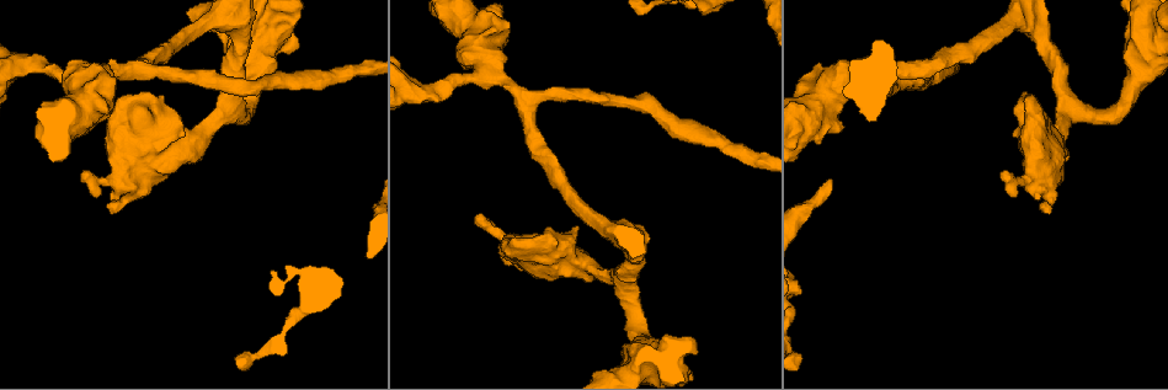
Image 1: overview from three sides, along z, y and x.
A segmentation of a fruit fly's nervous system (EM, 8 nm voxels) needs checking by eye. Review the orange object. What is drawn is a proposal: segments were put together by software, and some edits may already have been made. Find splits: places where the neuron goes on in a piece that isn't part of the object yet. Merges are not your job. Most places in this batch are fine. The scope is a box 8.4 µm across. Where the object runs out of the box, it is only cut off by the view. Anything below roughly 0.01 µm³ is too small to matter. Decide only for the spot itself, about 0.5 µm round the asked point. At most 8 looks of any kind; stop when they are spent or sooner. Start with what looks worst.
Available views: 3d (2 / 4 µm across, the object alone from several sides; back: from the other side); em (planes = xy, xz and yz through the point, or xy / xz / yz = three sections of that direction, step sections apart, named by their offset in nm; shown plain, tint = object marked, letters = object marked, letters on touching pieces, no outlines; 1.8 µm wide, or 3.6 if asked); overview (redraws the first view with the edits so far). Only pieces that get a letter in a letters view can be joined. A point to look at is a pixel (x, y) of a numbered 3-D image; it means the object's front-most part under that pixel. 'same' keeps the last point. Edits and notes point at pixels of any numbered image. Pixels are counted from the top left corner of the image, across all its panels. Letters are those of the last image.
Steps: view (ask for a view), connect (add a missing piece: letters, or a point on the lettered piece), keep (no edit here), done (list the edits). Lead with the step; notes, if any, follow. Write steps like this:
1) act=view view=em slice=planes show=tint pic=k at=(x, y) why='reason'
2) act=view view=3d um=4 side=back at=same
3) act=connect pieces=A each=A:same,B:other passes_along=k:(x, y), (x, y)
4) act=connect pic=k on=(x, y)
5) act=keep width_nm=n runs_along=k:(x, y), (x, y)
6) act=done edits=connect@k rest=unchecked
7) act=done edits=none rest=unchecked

act=view view=em um=3.6 slice=planes show=letters pic=1 at=(266, 33) why='thick turns thin'

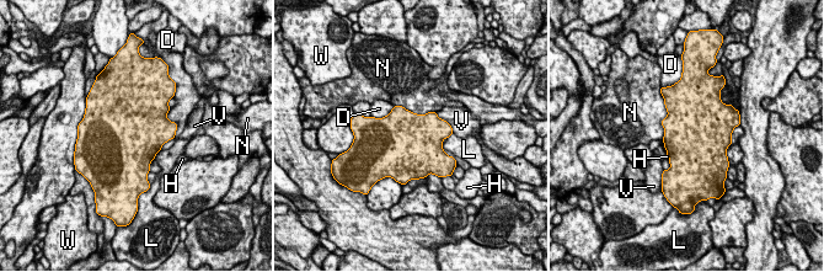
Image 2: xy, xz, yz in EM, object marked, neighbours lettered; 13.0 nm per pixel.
act=keep width_nm=900 each=D:other,H:other,L:other,N:other,V:other,W:other border=2:(664, 99), (662, 139) found='none of them fits'

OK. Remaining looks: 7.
act=view view=em slice=planes show=tint pic=1 at=(107, 69) why='a fork'

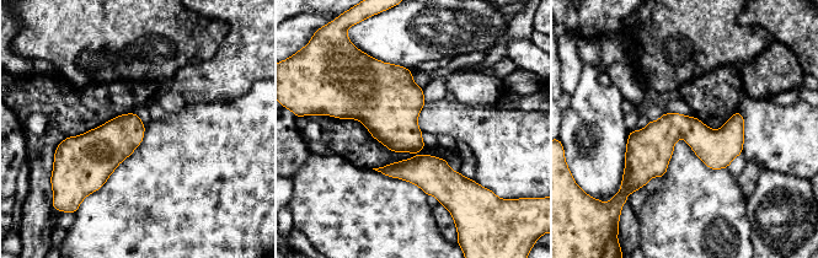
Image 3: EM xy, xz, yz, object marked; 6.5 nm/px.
act=view view=em slice=planes show=letters at=same why='see the neighbours'

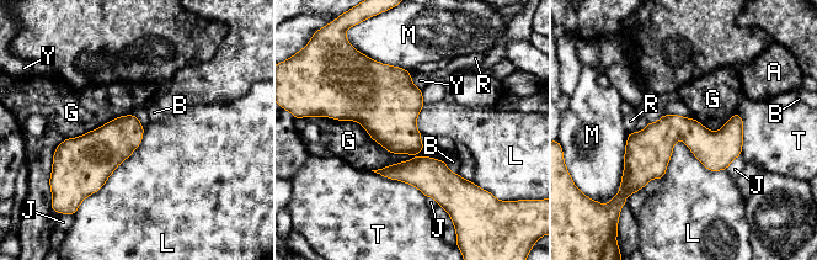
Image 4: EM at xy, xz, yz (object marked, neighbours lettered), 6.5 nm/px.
act=keep each=A:other,B:other,G:other,J:other,L:other,M:other,R:other,T:other,Y:other found='no lettered piece goes on from it'

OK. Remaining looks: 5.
act=view view=3d um=2 pic=1 at=(519, 246) why='thick turns thin'

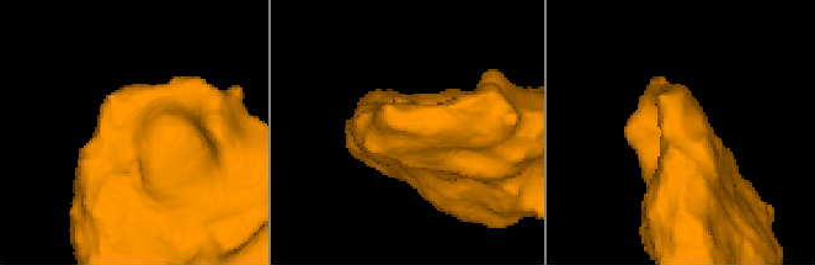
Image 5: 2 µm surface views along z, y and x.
act=view view=em slice=xy step=8 show=letters pic=5 at=(676, 107)

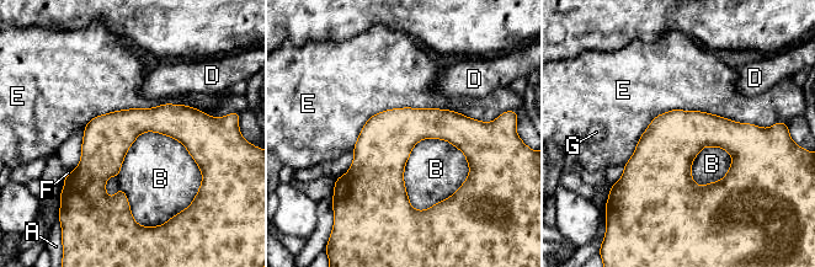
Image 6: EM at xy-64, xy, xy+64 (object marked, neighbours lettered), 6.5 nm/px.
act=keep each=A:other,B:other,D:other,E:other,F:other,G:other border=6:(448, 140), (411, 150), (416, 211) found='no lettered piece goes on from it'

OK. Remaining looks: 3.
act=done edits=none rest=unchecked

